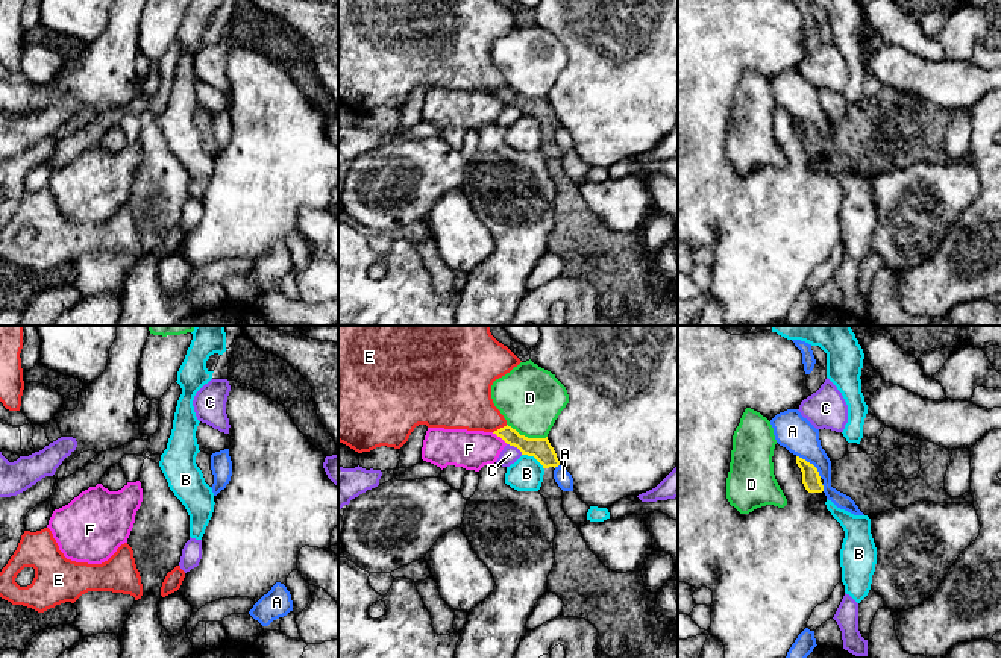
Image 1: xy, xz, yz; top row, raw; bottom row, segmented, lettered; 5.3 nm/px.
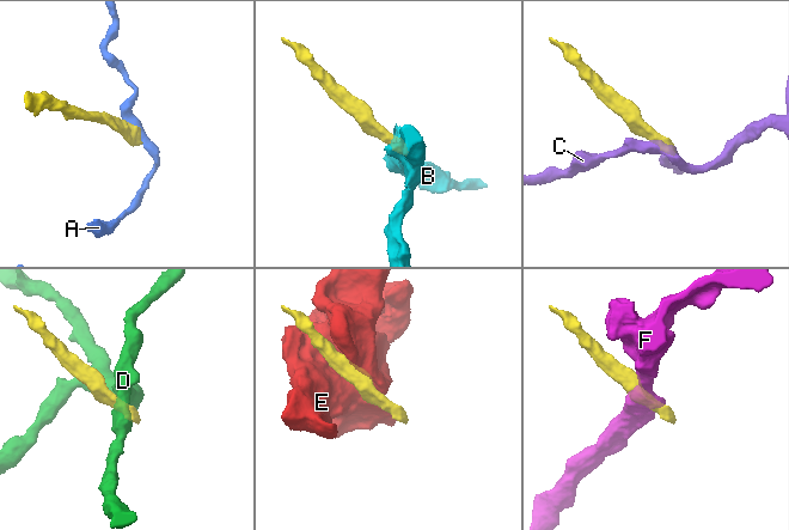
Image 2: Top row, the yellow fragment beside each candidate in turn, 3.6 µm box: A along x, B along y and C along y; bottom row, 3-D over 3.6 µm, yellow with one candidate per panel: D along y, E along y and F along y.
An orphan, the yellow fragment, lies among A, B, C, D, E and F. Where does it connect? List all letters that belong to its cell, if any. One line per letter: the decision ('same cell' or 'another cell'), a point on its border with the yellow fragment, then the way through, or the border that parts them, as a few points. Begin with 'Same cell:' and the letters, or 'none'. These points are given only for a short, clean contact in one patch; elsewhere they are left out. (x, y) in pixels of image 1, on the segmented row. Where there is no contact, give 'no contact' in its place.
Same cell: none
A: another cell; meets yellow in yz at (809, 463); border along yz (797, 455), (809, 461), (821, 476)
B: another cell; meets yellow in xz at (534, 457); border along xz (522, 454), (531, 455), (543, 469)
C: another cell; meets yellow in xz at (514, 446); border along xz (507, 443), (522, 454)
D: another cell; meets yellow in xz at (527, 437); border along xz (507, 423), (528, 437), (546, 437)
E: another cell; meets yellow in xz at (501, 428)
F: another cell; meets yellow in xz at (499, 435)

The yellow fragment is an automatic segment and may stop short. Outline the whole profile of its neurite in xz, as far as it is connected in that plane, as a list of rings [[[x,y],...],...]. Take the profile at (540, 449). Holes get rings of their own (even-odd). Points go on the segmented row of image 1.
[[[511,426],[494,431],[507,444],[517,447],[522,455],[534,456],[544,468],[540,494],[546,499],[554,520],[555,562],[548,576],[548,591],[555,593],[564,603],[561,616],[588,620],[599,632],[599,650],[610,658],[678,658],[678,625],[660,623],[655,616],[657,594],[646,590],[642,572],[617,573],[605,567],[590,550],[581,529],[563,509],[563,490],[554,479],[560,465],[557,453],[546,438],[528,438]]]

